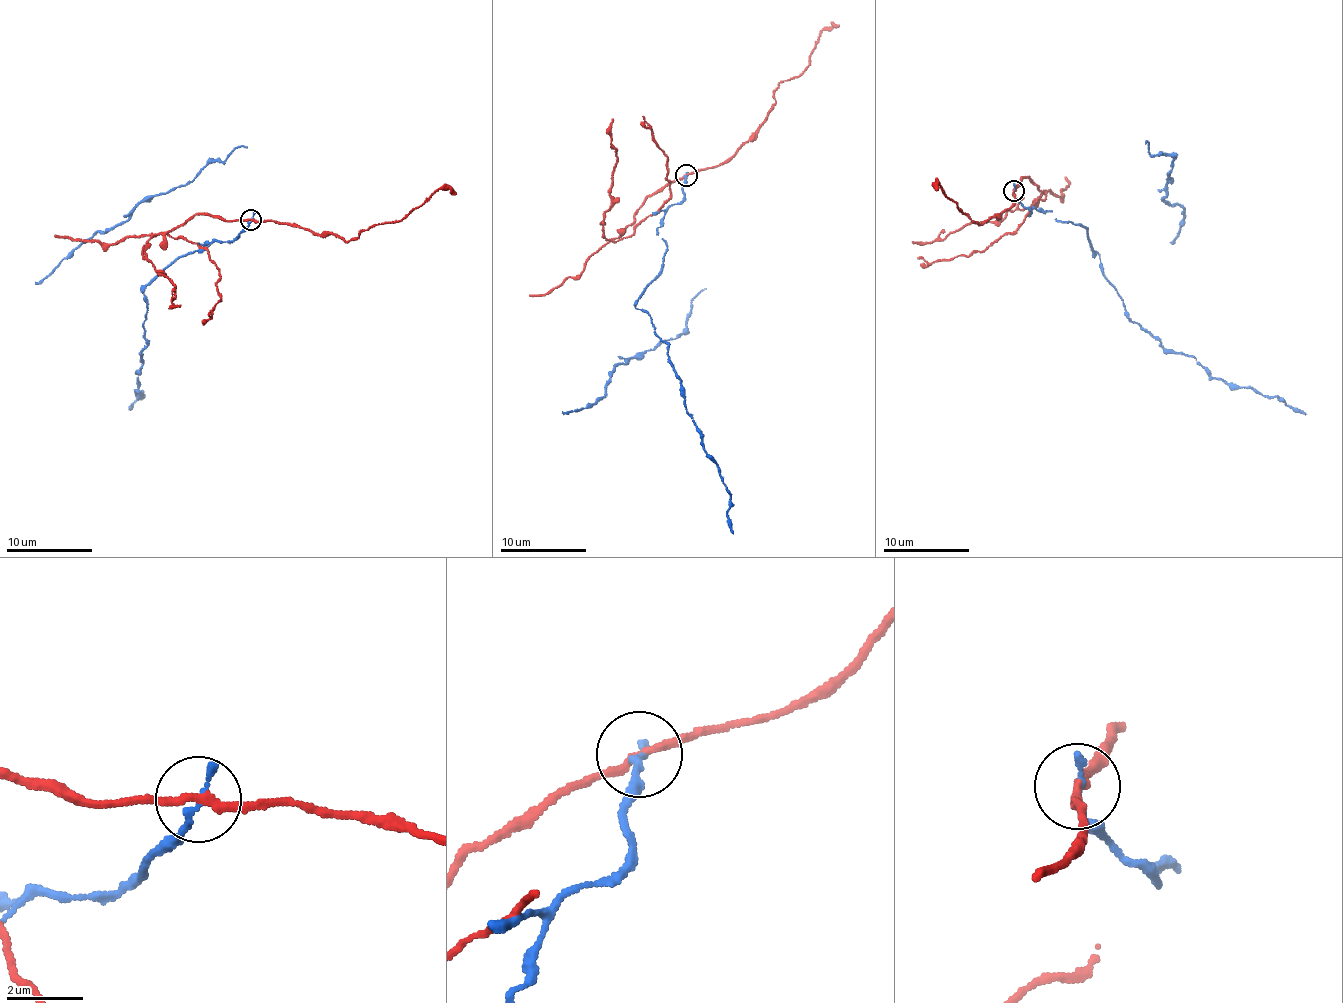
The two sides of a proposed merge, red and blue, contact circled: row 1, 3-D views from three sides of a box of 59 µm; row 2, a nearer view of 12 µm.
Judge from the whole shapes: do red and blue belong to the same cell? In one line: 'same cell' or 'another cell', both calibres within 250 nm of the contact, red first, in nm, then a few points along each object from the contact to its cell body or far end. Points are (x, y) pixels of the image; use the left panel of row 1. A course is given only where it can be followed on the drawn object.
another cell; 200 nm thick on the red side, 190 nm on the other; red runs (250, 219), (197, 214), (170, 229), (173, 238), (197, 243), (220, 271), (220, 300), (208, 314); blue runs (252, 219), (231, 241), (198, 243), (201, 251), (142, 287), (146, 343), (136, 390), (143, 396), (130, 408)

